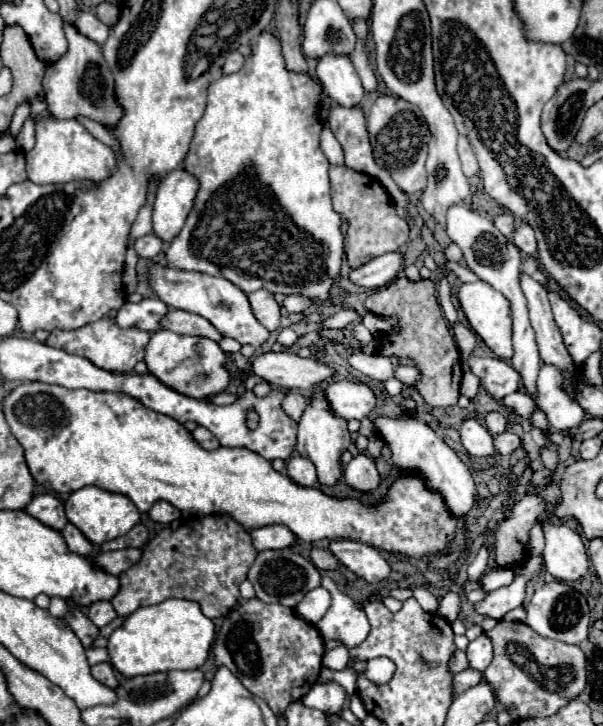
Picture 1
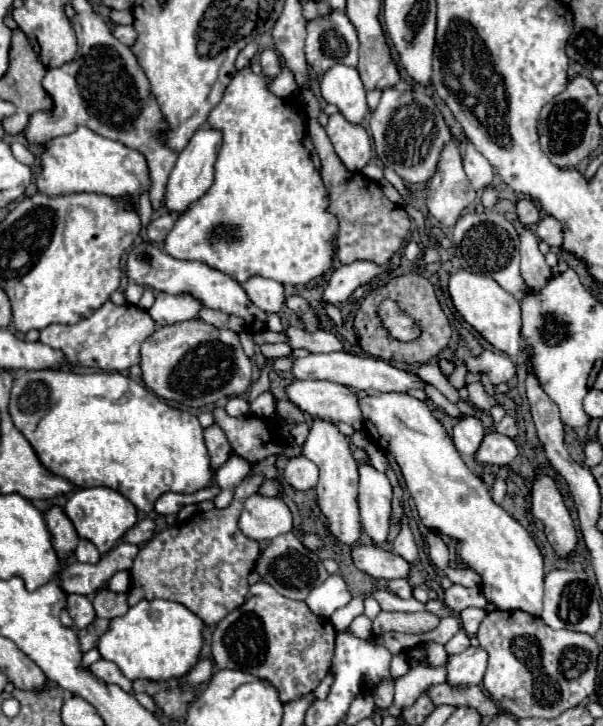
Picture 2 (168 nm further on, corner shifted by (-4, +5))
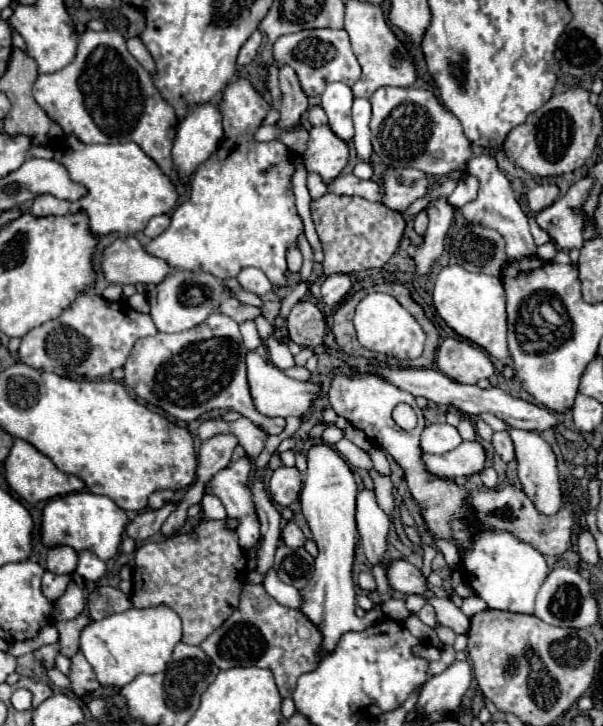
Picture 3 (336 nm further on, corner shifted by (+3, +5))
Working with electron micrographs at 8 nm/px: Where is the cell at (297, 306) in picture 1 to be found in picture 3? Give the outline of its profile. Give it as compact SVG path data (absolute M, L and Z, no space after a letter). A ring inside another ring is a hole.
M347 274L327 276L325 282L321 284L321 298L329 306L337 306L343 300L343 296L349 292L349 288L351 288L351 280Z

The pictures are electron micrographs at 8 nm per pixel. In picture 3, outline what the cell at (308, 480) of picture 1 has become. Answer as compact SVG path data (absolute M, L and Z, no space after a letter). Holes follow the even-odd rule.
M281 466L271 474L271 482L269 482L269 492L273 502L281 504L281 506L291 506L293 502L299 500L299 492L301 492L301 472L297 468L287 468Z

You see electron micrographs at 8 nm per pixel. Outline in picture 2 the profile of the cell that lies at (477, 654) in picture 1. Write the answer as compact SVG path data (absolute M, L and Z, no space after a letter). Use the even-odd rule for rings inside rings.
M470 646L462 654L450 656L448 682L452 684L480 684L488 666L488 652L482 646Z

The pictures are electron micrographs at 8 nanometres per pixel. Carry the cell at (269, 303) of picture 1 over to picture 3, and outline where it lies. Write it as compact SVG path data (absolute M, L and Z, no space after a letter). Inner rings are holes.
M243 268L243 270L239 272L237 280L241 282L241 286L243 286L245 290L249 290L249 292L253 292L253 294L257 294L257 296L267 294L267 292L273 288L273 284L269 282L269 278L267 278L259 268Z

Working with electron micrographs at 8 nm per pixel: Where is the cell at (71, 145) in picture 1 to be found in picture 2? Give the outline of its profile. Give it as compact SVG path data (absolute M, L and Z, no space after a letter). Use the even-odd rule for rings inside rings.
M78 126L72 134L64 134L44 144L40 152L42 170L36 174L36 186L46 194L68 194L68 192L98 192L110 196L136 196L148 190L148 166L140 152L104 138L86 126Z

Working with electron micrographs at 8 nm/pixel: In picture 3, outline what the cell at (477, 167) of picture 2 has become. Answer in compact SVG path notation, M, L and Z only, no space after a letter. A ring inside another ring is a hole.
M471 174L457 184L457 188L453 190L453 194L447 198L447 204L453 208L461 208L463 204L471 202L477 198L477 190L479 190L479 182L477 178L473 178Z

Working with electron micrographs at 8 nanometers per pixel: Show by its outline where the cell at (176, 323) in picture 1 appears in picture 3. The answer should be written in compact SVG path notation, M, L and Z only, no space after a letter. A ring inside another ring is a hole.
M225 298L219 306L219 312L225 316L231 316L235 322L245 322L245 320L255 320L257 316L261 316L261 308L257 306L247 306L243 302L239 302L237 298Z

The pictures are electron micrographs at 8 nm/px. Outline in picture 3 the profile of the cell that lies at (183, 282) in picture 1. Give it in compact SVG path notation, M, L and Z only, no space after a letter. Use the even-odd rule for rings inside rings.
M125 236L101 252L101 272L111 284L157 284L169 274L169 264L147 254L135 236Z

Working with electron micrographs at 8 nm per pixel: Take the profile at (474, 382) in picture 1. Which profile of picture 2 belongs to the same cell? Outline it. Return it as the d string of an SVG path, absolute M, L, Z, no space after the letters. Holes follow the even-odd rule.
M480 382L466 384L466 390L468 390L468 400L470 400L476 408L490 410L490 406L492 406L492 398L484 392L484 388L482 388L482 384L480 384Z

